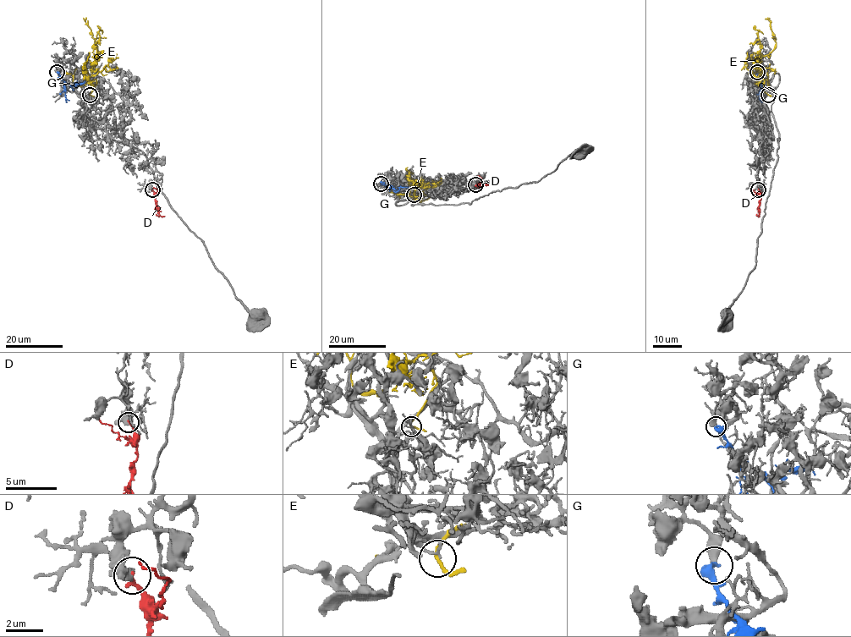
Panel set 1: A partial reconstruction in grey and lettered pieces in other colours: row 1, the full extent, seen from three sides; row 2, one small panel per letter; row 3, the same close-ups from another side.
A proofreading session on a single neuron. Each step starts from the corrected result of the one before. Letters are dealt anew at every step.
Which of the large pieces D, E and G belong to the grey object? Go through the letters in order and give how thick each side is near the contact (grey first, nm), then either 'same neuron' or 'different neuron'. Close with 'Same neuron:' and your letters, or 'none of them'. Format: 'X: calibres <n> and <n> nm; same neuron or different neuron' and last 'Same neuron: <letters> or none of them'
D: calibres 440 and 220 nm; different neuron
E: calibres 140 and 180 nm; different neuron
G: calibres 500 and 480 nm; different neuron
Same neuron: none of them

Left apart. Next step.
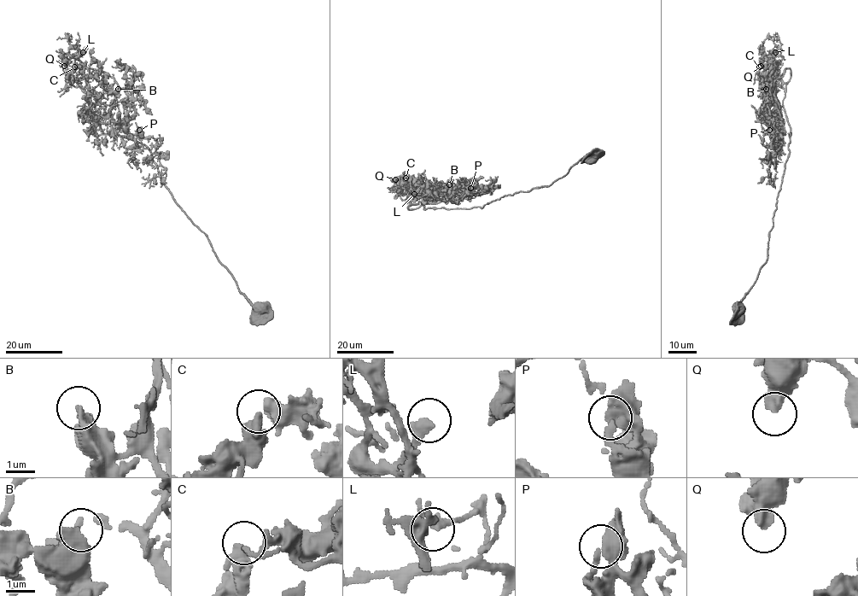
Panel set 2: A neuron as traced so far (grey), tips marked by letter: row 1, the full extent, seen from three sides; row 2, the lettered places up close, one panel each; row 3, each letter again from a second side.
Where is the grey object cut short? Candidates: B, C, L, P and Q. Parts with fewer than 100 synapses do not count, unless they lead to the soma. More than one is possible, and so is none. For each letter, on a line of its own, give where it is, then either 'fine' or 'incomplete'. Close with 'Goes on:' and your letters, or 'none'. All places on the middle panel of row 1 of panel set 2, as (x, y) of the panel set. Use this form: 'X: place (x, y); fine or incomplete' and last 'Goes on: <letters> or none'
B: place (449, 184); fine
C: place (405, 178); fine
L: place (414, 194); incomplete
P: place (470, 188); fine
Q: place (395, 179); fine
Goes on: L

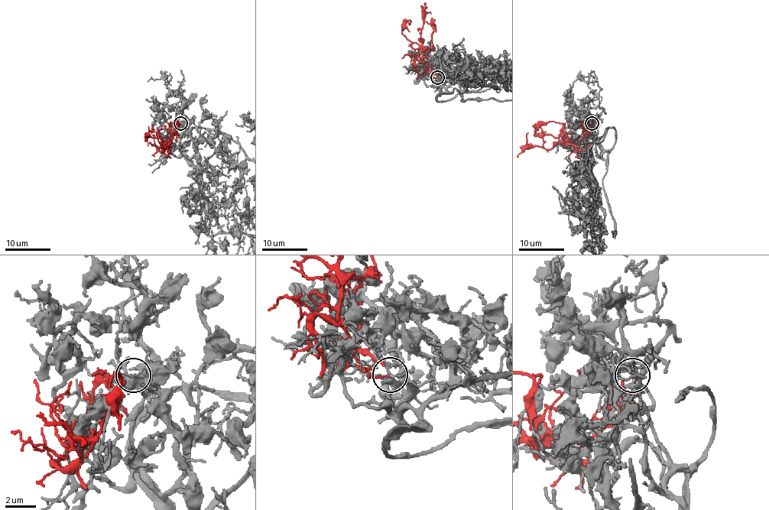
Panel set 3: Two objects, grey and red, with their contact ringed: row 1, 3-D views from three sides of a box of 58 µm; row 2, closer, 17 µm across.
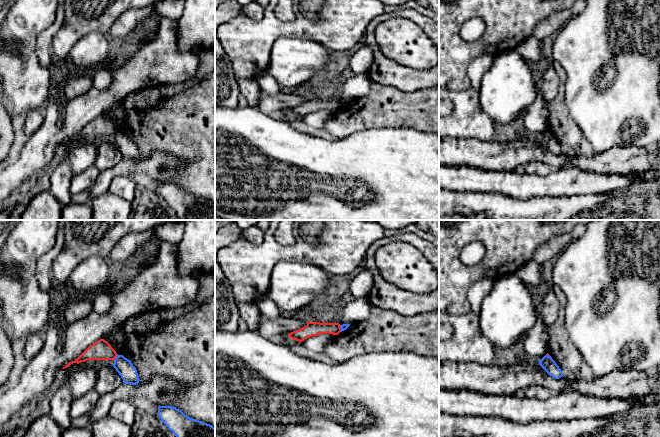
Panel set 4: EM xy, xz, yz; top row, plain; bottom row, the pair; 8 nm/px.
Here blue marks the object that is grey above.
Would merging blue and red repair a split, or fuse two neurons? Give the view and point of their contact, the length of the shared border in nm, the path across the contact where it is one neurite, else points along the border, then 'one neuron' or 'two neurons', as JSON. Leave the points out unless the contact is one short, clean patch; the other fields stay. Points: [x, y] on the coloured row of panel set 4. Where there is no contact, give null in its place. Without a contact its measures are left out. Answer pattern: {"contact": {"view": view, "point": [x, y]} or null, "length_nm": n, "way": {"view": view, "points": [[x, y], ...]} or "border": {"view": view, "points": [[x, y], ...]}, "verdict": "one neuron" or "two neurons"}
{"contact": {"view": "xy", "point": [116, 357]}, "length_nm": 70, "verdict": "two neurons"}

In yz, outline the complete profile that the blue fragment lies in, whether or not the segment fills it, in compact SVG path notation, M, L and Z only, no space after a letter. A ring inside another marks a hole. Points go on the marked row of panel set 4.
M545 355L539 362L540 366L553 378L559 379L563 373L551 356Z

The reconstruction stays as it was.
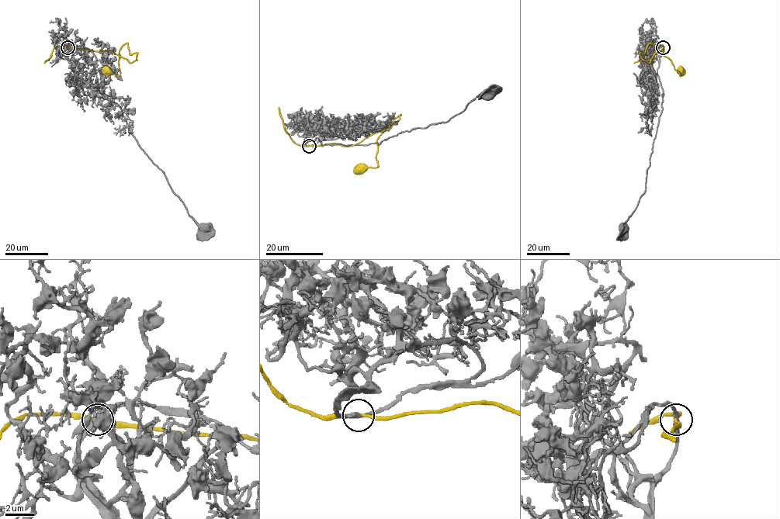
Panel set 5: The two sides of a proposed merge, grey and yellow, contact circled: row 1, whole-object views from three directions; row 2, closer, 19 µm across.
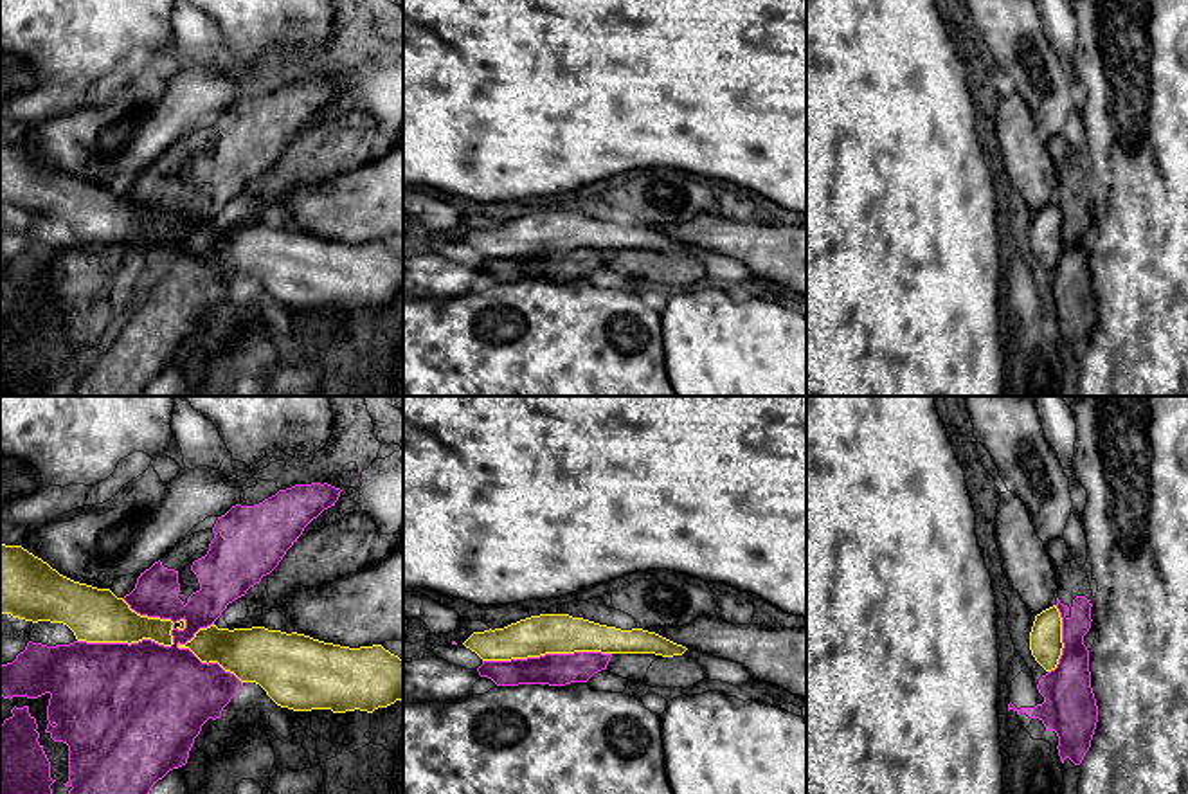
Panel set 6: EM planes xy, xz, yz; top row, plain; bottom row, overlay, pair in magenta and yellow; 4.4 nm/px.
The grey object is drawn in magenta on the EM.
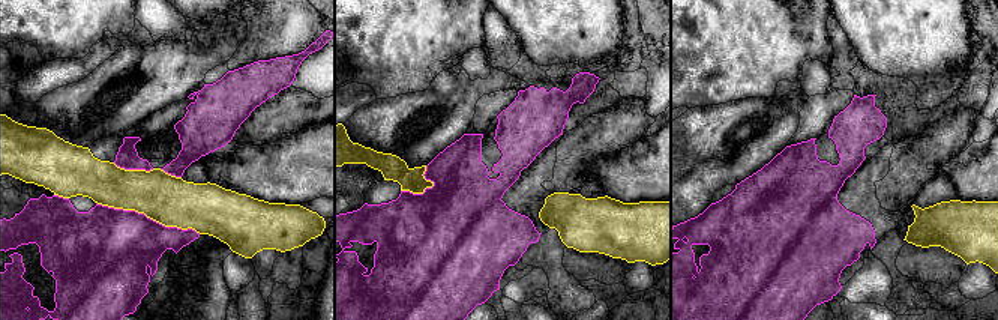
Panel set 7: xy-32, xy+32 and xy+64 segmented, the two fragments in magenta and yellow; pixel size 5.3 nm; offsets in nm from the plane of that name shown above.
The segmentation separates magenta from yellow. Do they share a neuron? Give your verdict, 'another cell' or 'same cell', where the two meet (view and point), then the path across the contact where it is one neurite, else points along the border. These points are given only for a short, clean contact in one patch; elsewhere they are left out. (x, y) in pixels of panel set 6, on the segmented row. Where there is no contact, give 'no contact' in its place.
another cell | xy (143, 640)

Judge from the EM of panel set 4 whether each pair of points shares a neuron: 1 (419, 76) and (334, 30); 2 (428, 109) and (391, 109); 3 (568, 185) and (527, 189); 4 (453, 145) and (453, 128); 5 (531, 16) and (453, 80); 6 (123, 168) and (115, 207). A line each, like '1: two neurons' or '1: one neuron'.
1: two neurons
2: one neuron
3: one neuron
4: two neurons
5: one neuron
6: two neurons

